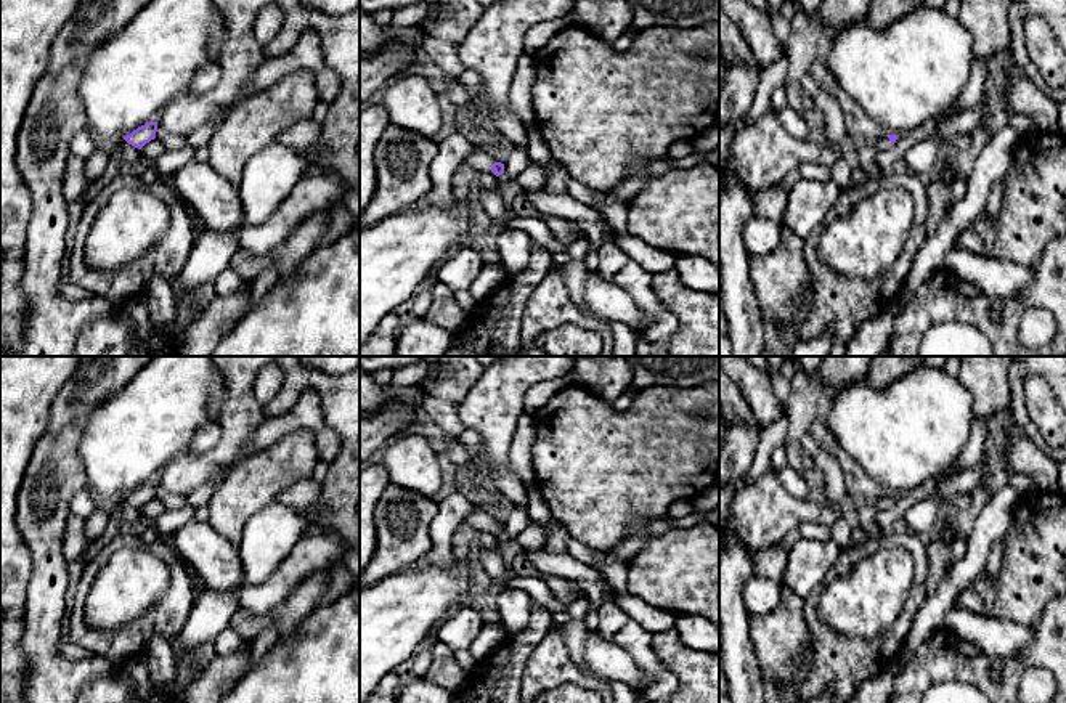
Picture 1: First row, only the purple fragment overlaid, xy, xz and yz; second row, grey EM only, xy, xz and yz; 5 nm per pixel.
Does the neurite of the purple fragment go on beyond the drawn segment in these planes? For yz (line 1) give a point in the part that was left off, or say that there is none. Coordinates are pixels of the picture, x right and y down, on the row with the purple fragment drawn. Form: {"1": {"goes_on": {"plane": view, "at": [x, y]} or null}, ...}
{"1": {"goes_on": {"plane": "yz", "at": [883, 143]}}}

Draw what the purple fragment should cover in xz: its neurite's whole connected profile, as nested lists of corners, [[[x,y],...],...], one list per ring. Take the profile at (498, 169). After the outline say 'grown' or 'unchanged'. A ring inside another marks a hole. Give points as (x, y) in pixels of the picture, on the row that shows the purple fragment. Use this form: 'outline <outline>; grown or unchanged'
outline [[[475,151],[466,161],[466,165],[472,167],[477,173],[491,170],[496,177],[504,173],[504,164],[496,162],[488,151]]]; grown

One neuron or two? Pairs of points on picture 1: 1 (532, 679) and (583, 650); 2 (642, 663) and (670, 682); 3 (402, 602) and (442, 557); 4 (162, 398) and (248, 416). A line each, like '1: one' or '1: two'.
1: two
2: one
3: two
4: two

